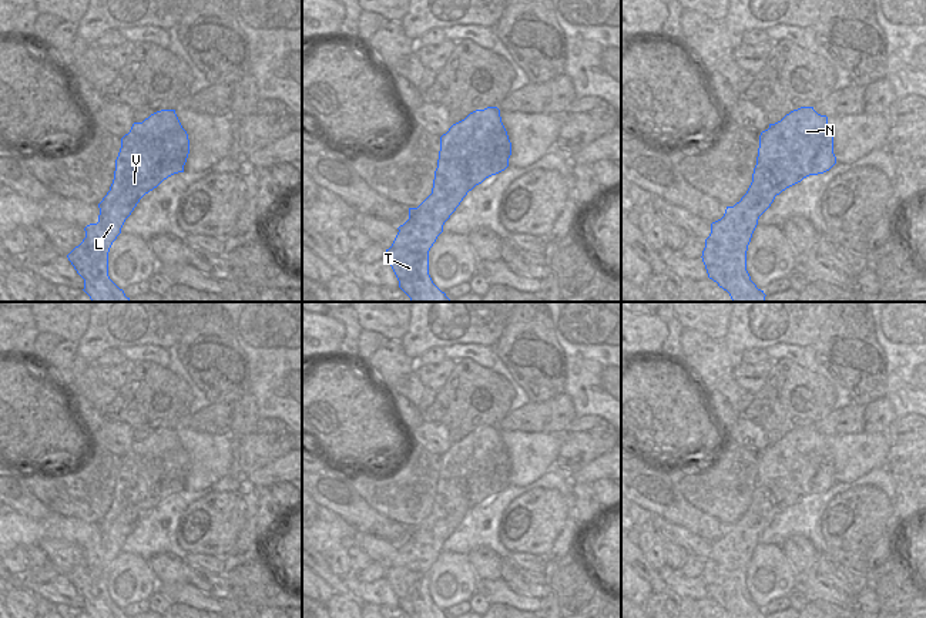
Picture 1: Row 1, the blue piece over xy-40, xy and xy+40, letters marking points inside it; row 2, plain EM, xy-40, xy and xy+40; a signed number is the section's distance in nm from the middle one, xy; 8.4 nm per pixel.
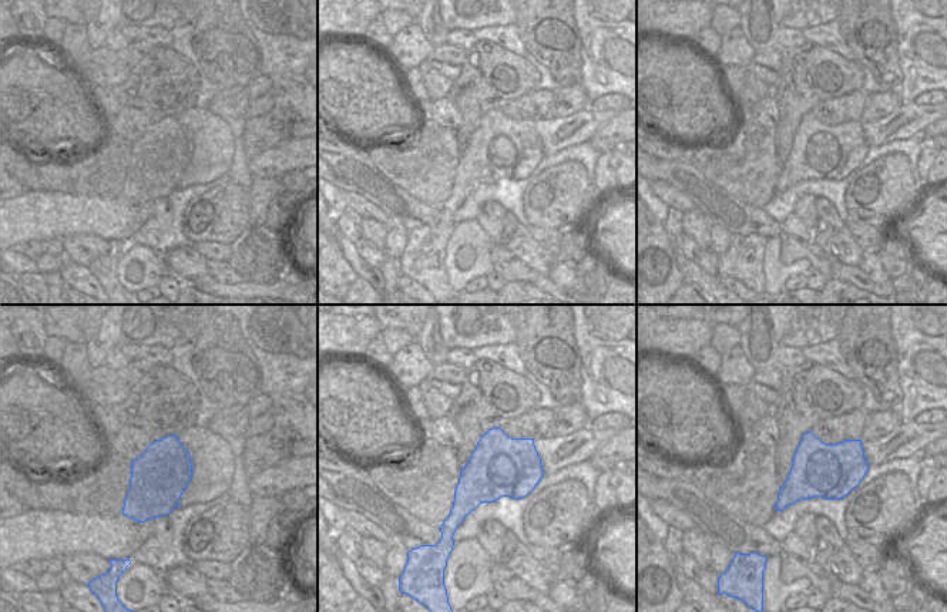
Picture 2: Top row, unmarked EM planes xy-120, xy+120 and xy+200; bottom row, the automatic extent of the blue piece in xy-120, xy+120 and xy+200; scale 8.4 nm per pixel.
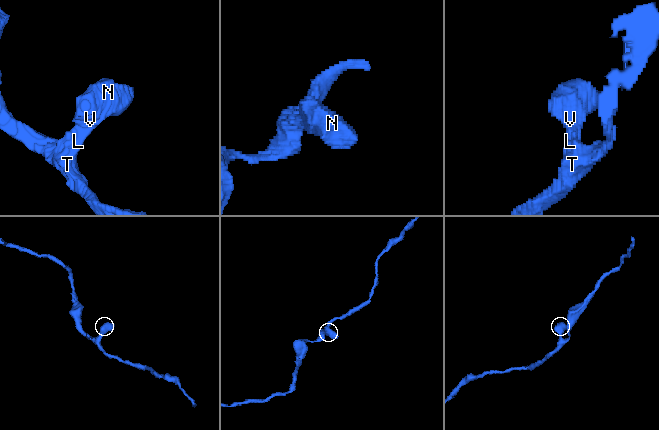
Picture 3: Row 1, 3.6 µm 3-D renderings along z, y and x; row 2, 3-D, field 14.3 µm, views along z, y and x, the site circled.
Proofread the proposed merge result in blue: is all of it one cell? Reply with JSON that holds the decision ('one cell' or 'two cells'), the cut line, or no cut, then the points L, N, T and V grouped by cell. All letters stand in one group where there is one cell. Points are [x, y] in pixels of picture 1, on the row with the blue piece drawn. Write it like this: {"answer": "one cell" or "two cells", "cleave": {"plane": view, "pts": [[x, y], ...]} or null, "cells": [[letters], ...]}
{"answer": "one cell", "cleave": null, "cells": [["L", "N", "T", "V"]]}

